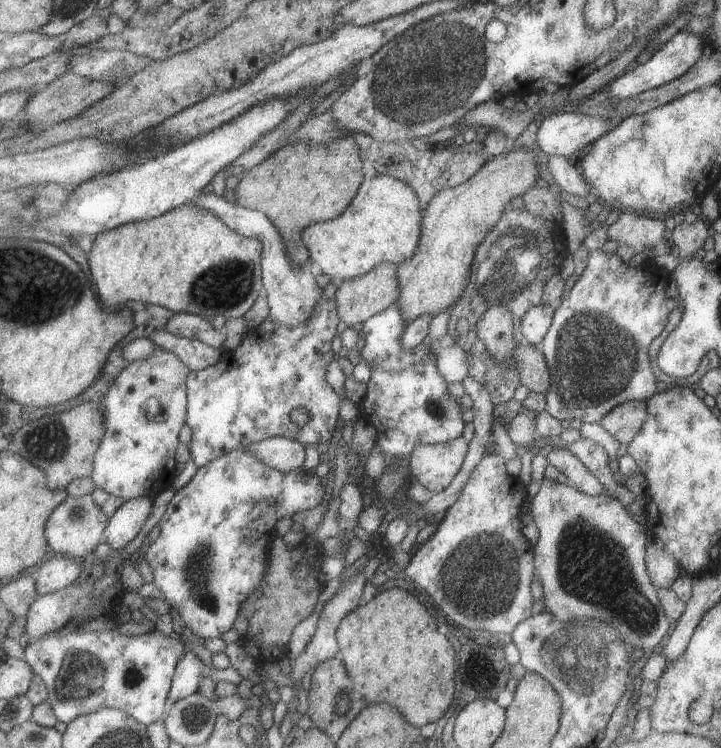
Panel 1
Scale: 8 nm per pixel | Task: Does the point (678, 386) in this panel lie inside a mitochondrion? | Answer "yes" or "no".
no

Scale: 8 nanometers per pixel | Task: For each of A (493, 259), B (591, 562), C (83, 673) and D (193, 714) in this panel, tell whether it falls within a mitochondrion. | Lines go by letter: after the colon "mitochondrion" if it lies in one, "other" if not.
A: mitochondrion
B: mitochondrion
C: mitochondrion
D: mitochondrion

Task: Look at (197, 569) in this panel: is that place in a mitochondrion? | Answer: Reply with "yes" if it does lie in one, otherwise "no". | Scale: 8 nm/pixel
yes

